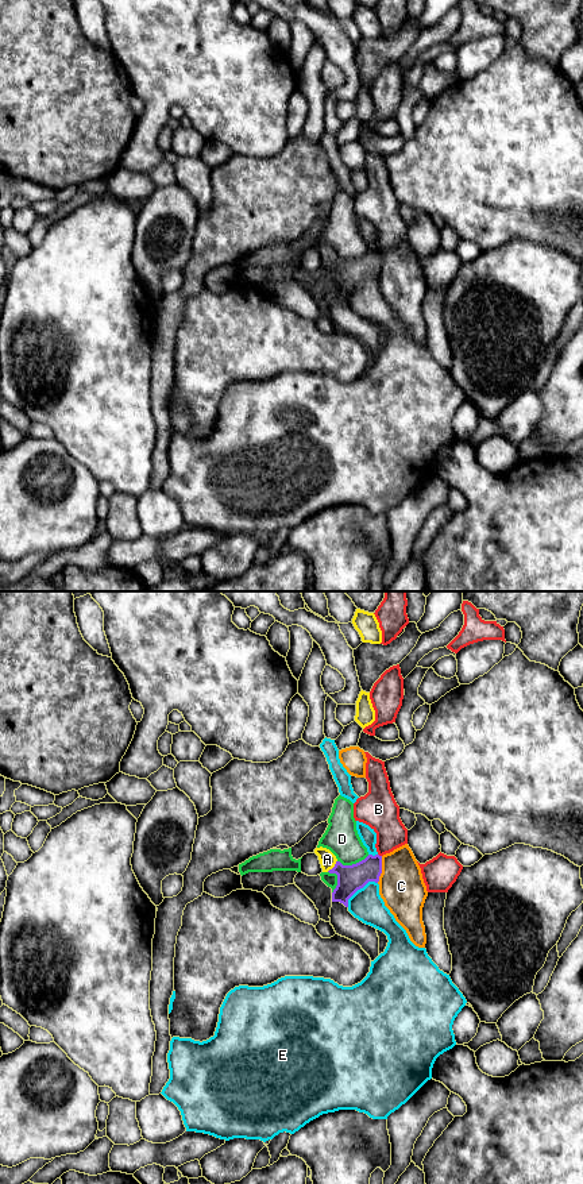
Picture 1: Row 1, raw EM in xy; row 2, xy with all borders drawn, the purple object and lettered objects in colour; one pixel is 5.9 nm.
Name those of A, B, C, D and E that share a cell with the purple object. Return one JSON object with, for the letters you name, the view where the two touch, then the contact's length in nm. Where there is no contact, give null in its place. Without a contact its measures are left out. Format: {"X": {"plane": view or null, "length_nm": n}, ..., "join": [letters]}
{"A": {"plane": "xy", "length_nm": 90}, "join": ["A"]}

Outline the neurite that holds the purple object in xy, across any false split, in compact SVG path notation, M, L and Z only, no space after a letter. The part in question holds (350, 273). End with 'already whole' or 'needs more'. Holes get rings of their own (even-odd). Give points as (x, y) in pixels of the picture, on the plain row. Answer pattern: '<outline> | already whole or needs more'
M316 243L323 267L336 269L337 281L332 288L332 297L340 297L348 302L348 294L368 277L379 277L382 269L382 251L368 250L364 255L343 261L336 251L327 243Z | needs more

